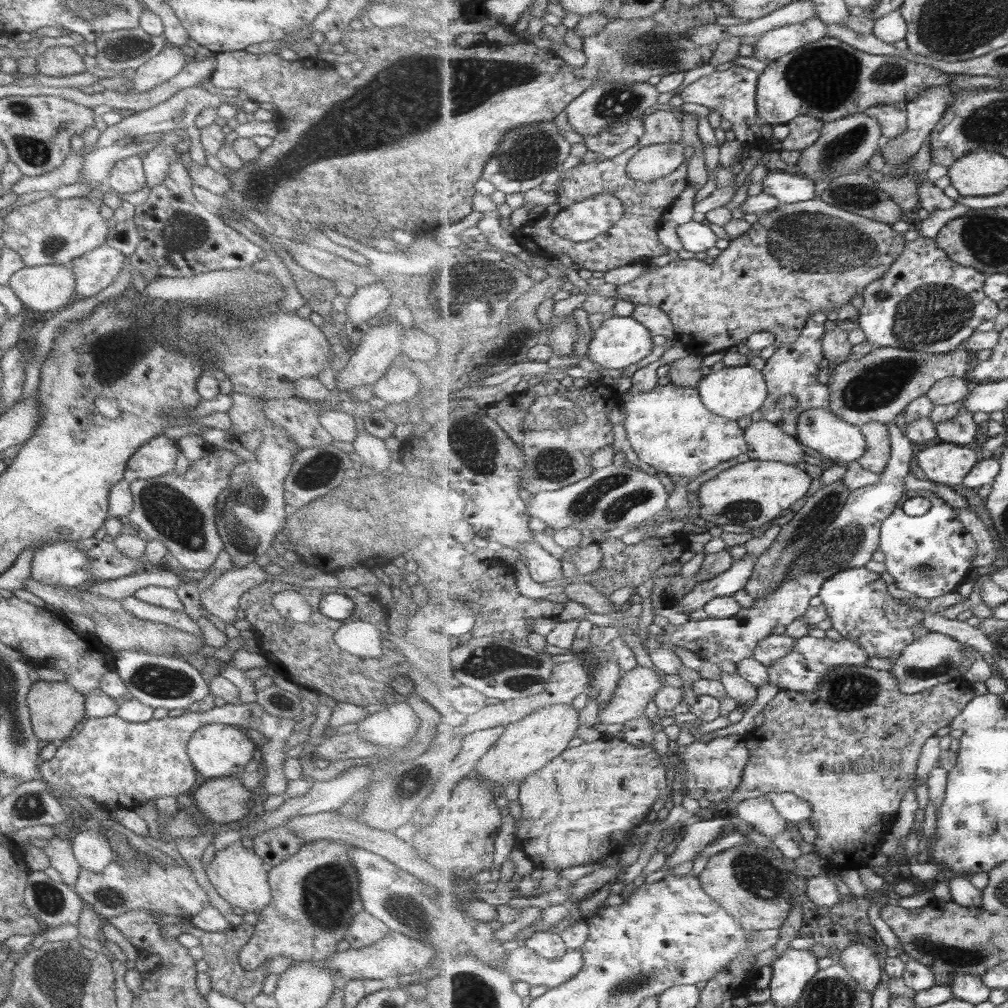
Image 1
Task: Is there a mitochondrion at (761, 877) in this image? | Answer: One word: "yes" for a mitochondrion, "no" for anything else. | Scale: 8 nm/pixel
yes

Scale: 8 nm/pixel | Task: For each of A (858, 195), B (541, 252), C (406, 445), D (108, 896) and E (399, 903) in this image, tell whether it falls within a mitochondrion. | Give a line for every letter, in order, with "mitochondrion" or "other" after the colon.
A: mitochondrion
B: other
C: other
D: mitochondrion
E: mitochondrion

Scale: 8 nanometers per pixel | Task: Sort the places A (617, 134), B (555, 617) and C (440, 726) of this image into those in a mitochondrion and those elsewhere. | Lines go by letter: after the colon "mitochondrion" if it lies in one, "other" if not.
A: mitochondrion
B: other
C: other

